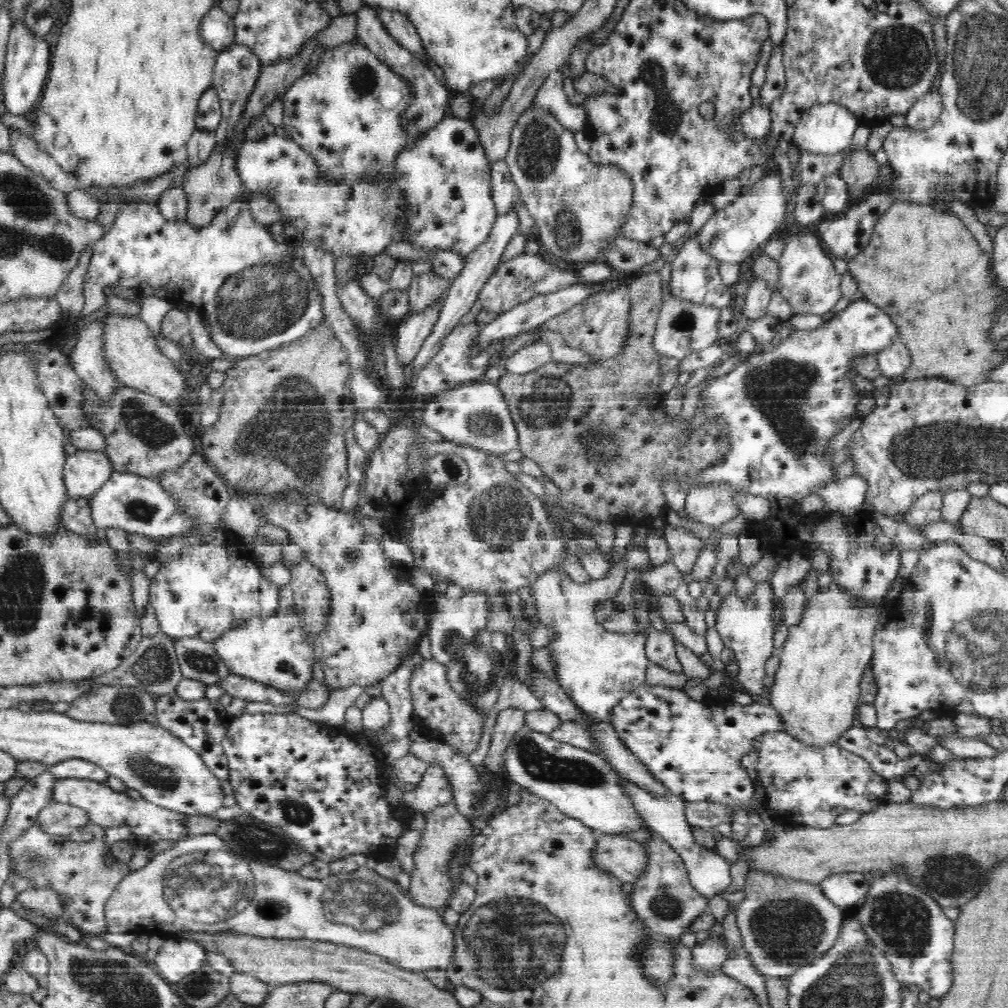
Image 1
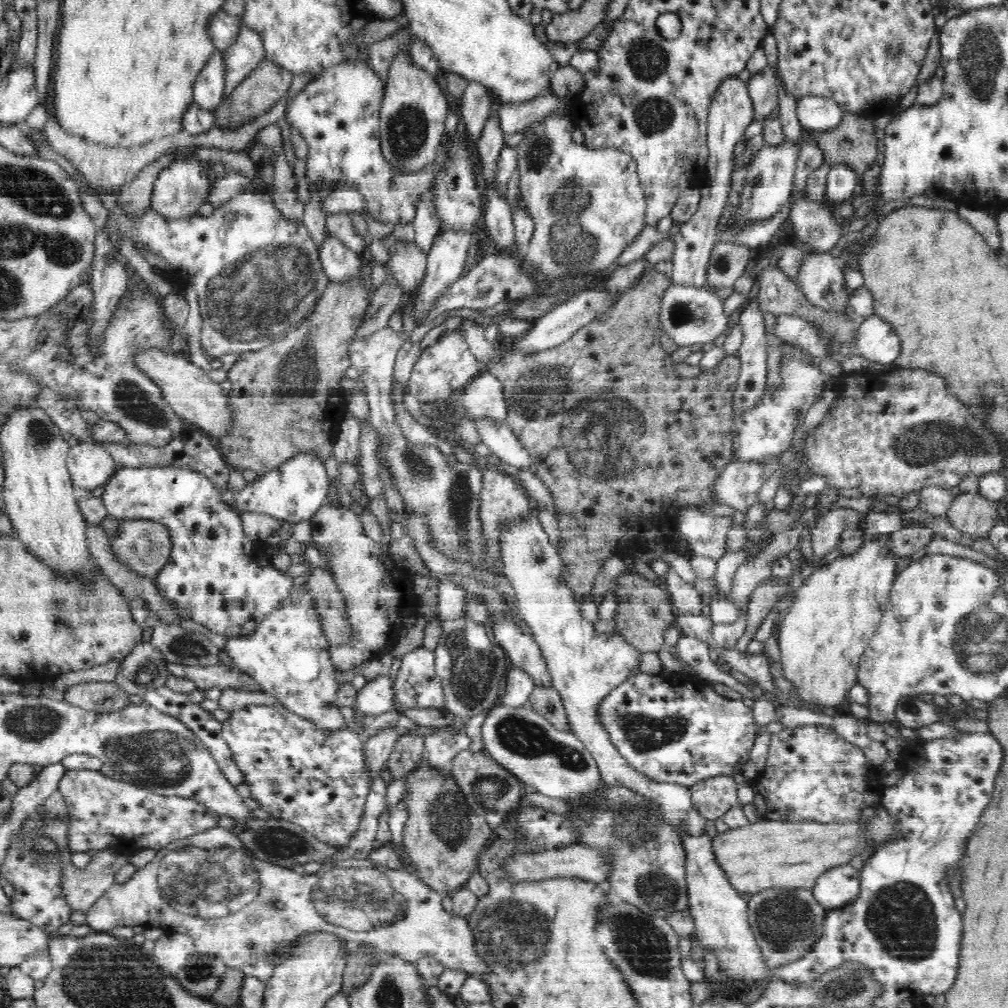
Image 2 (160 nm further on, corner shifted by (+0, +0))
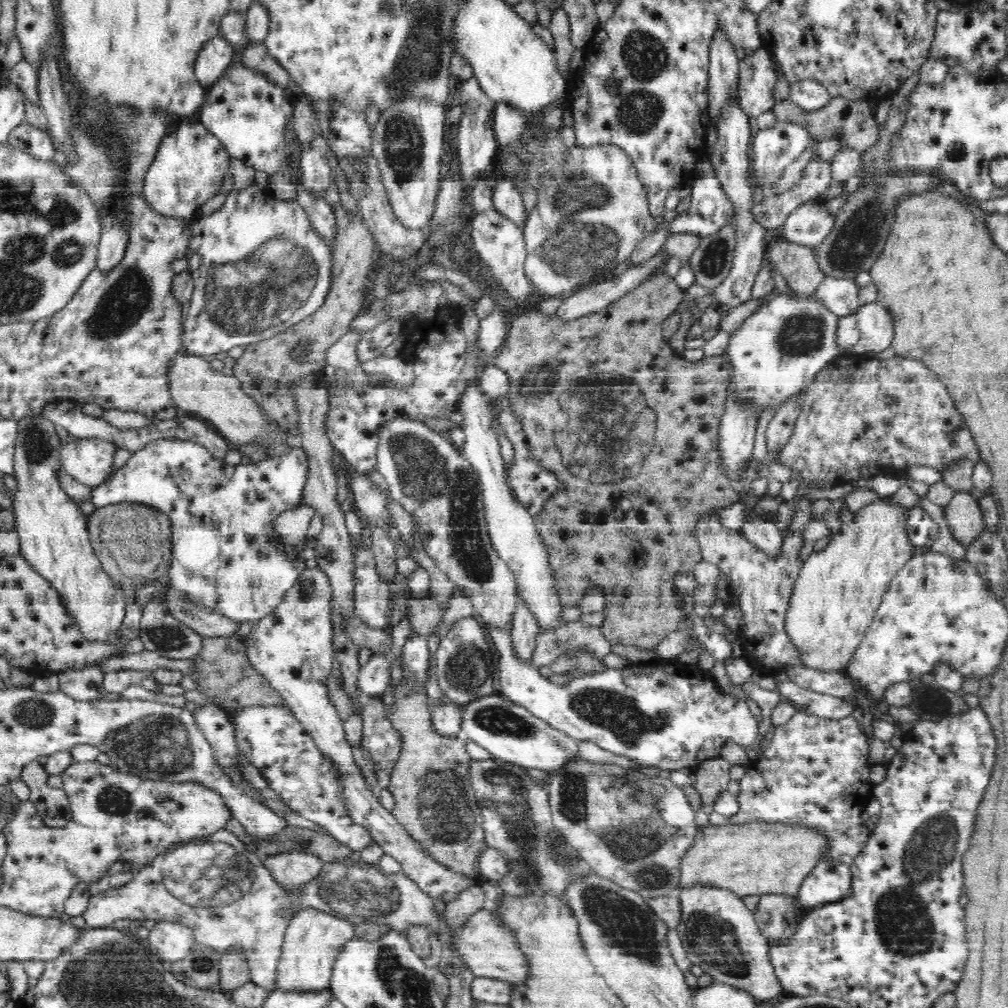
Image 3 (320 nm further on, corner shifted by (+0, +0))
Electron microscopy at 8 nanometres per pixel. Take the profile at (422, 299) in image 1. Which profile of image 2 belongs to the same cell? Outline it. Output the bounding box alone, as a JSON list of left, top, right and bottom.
[381,233,427,295]

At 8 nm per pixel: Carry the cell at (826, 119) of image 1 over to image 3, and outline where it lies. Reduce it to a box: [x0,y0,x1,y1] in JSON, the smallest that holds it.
[789,80,831,113]

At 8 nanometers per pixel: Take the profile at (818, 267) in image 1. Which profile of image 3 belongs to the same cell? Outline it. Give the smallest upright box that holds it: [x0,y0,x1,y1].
[815,276,877,318]

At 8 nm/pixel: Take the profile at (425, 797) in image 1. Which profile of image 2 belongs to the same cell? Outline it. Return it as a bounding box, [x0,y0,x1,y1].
[422,726,471,774]

